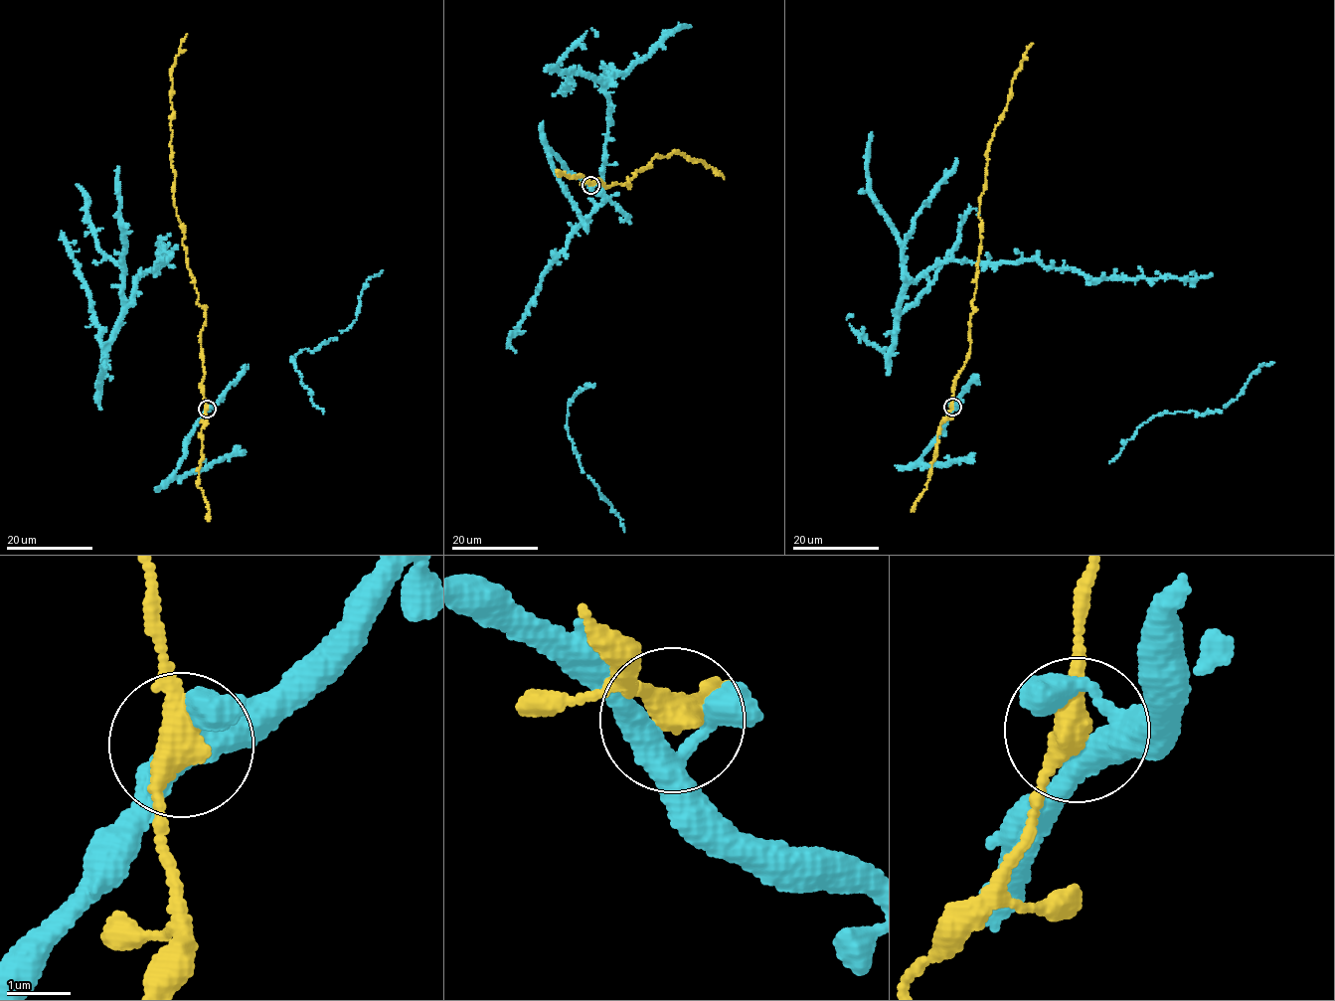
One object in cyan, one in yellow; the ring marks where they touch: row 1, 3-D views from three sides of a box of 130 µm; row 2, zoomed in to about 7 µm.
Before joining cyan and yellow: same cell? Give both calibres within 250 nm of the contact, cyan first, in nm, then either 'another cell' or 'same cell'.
360 nm thick on the cyan side, 400 nm on the other; same cell

